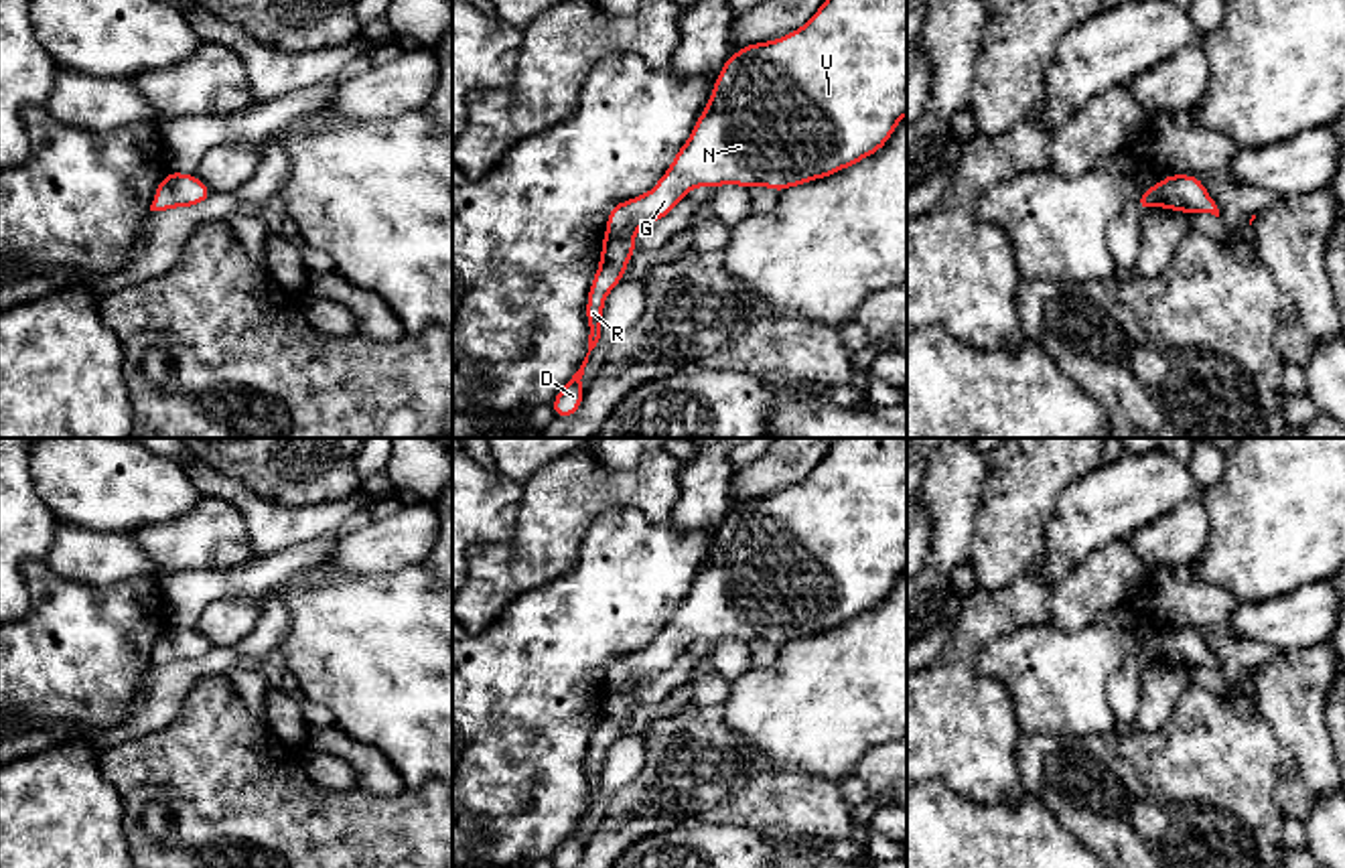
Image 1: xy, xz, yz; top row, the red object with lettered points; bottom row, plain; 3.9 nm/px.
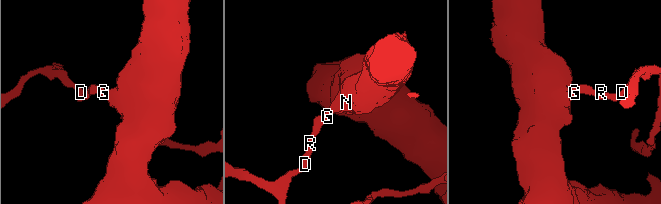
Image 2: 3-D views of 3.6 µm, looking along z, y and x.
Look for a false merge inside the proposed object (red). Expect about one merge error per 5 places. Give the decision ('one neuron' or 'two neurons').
one neuron

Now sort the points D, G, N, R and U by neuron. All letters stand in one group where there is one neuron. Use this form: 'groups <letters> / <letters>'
groups D G N R U

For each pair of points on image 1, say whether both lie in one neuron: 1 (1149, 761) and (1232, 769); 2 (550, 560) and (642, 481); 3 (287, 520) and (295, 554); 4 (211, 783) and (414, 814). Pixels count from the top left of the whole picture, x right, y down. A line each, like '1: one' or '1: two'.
1: one
2: one
3: two
4: one

